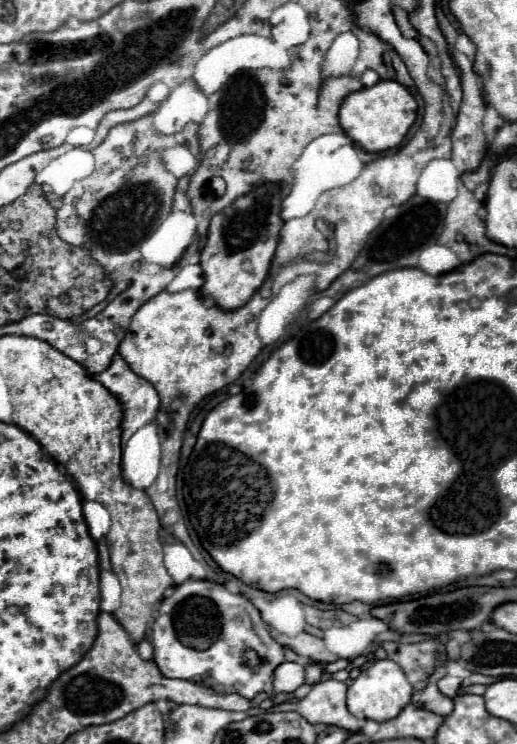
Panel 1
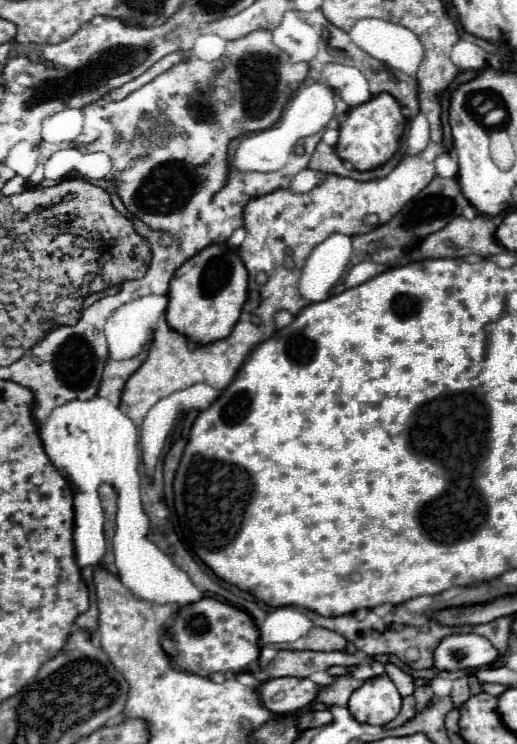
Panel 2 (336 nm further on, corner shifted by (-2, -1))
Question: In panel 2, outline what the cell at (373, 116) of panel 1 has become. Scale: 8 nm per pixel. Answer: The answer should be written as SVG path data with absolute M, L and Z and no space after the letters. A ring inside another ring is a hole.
M380 93L370 101L350 109L340 125L340 139L336 145L340 159L350 161L358 171L368 171L386 163L396 153L400 137L406 129L406 117L400 109L400 103L390 93Z

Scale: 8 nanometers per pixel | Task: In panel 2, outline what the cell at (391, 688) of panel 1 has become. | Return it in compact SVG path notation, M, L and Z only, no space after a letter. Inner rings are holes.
M384 673L362 683L350 697L348 709L356 721L368 725L386 725L400 713L402 697L394 681Z

